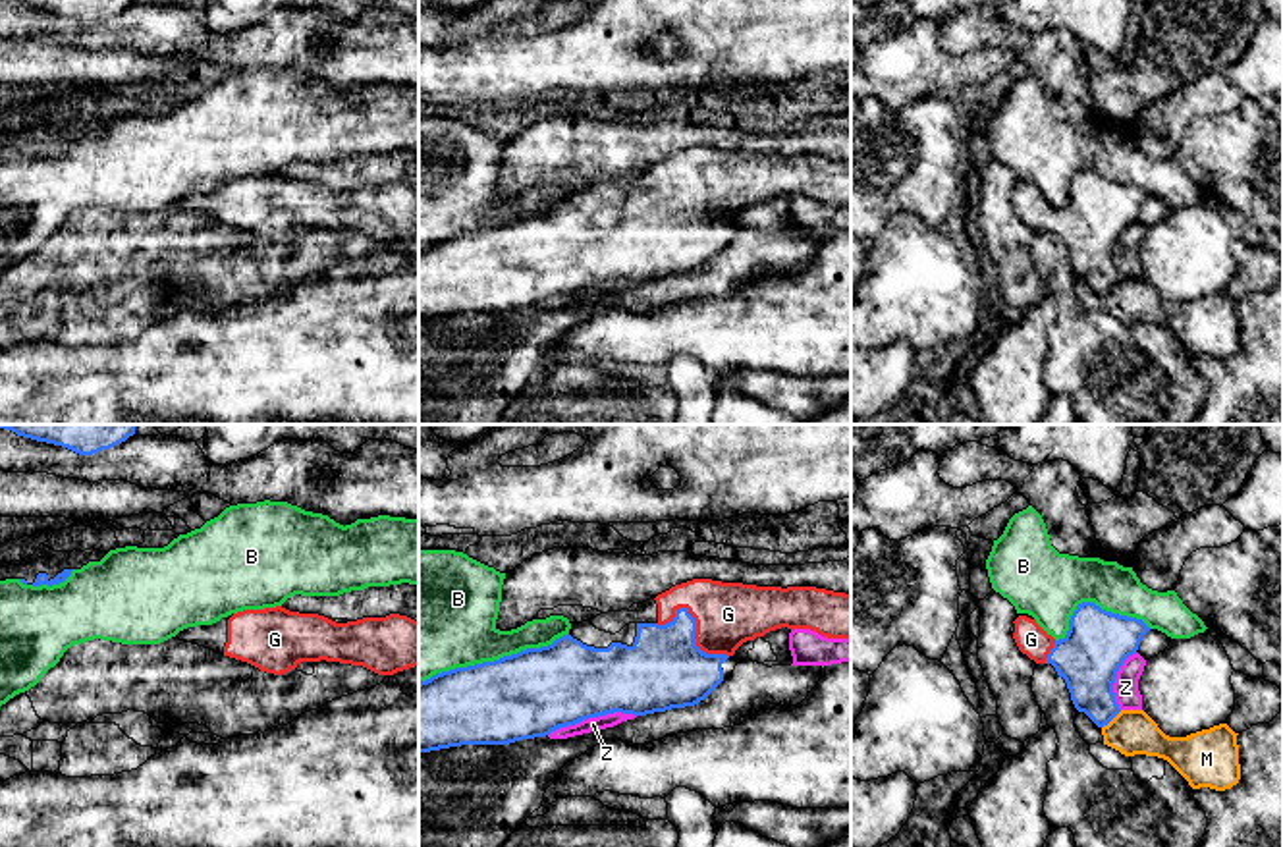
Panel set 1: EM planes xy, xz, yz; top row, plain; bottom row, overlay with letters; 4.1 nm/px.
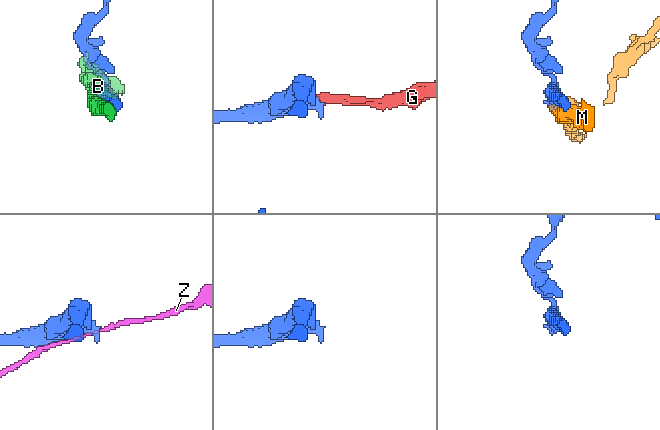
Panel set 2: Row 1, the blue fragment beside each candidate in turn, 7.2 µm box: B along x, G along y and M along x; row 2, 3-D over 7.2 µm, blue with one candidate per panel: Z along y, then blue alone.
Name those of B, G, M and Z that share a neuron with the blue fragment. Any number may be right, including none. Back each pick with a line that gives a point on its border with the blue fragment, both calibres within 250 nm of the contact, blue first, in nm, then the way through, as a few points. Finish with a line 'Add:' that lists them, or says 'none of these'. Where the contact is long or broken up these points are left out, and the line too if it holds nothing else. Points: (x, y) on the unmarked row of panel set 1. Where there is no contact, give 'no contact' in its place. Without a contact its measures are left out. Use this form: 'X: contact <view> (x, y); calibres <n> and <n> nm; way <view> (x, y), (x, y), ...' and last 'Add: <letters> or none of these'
G: contact xz (695, 195); calibres 340 and 280 nm
Add: G

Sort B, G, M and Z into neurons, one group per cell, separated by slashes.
B / G / M / Z

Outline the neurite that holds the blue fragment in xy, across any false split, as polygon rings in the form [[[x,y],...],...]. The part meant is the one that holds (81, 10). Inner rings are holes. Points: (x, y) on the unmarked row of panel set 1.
[[[15,0],[17,4],[68,15],[79,23],[93,23],[125,10],[135,0]]]

